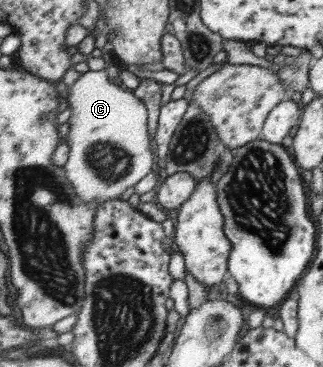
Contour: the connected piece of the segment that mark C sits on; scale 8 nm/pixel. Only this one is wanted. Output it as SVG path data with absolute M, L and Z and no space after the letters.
M107 70L87 71L80 74L76 82L69 86L66 93L70 119L70 133L65 137L65 143L70 146L67 162L64 165L68 182L74 186L76 195L81 201L108 201L119 199L120 195L134 187L141 179L152 172L154 157L150 150L151 137L147 129L147 108L134 93L110 82L111 74Z

